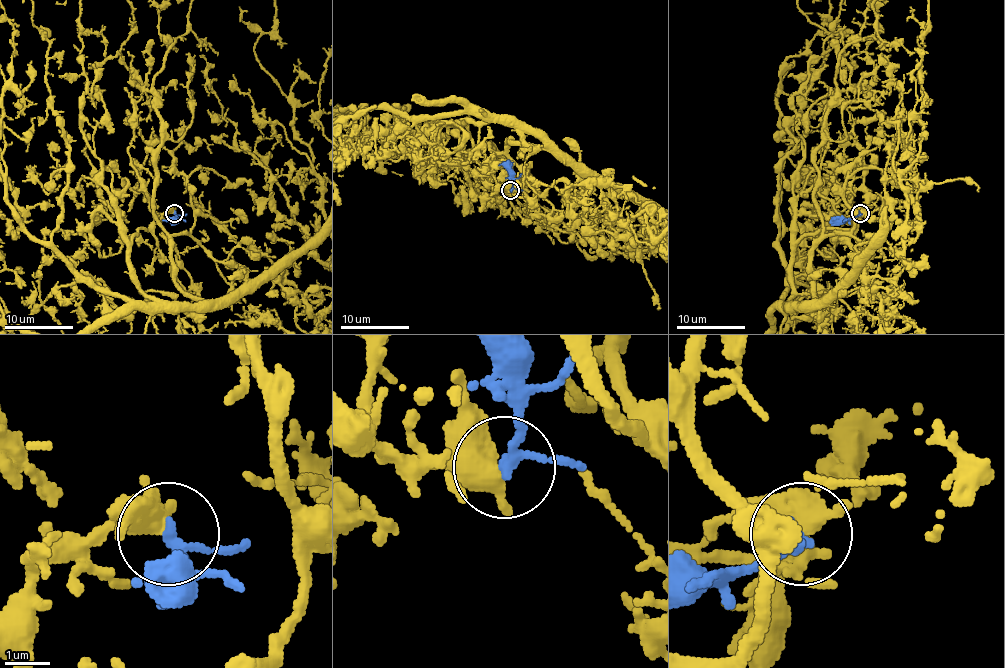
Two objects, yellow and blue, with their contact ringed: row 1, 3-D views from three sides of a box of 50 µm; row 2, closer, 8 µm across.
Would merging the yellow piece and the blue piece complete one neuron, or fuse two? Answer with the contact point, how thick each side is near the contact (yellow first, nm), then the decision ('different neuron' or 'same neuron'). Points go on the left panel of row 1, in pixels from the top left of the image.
at (174, 213); 360 nm thick on the yellow side, 200 nm on the other; same neuron

